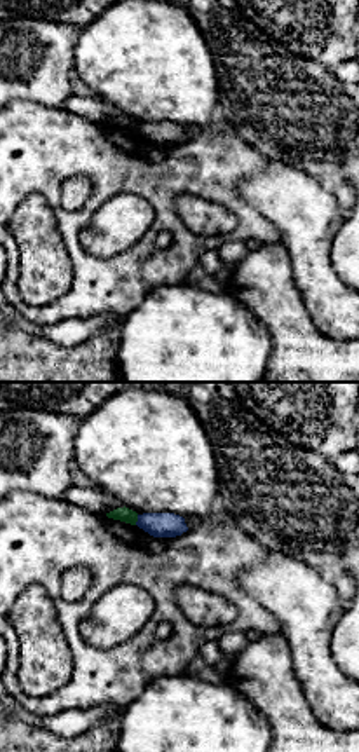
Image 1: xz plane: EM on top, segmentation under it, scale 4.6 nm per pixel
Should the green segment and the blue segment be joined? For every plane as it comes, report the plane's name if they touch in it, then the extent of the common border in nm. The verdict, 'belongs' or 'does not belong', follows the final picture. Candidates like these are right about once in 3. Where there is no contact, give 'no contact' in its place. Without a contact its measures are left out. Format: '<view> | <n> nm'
xz | 50 nm

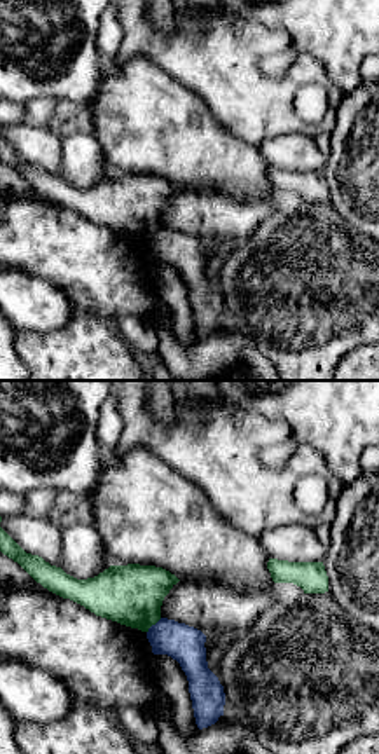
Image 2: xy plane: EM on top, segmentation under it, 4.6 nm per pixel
xy | 100 nm

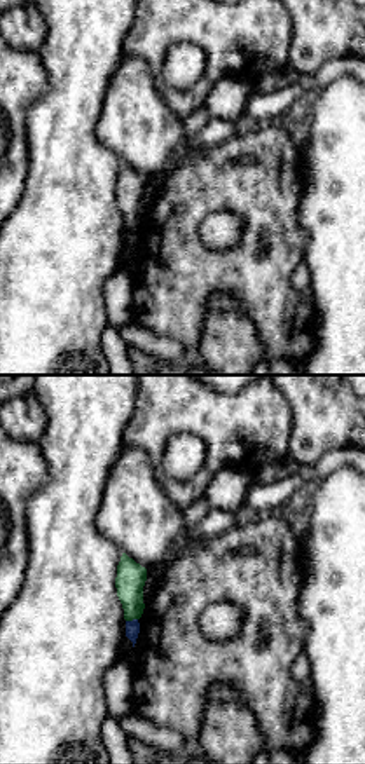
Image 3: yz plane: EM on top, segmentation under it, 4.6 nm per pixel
yz | 60 nm

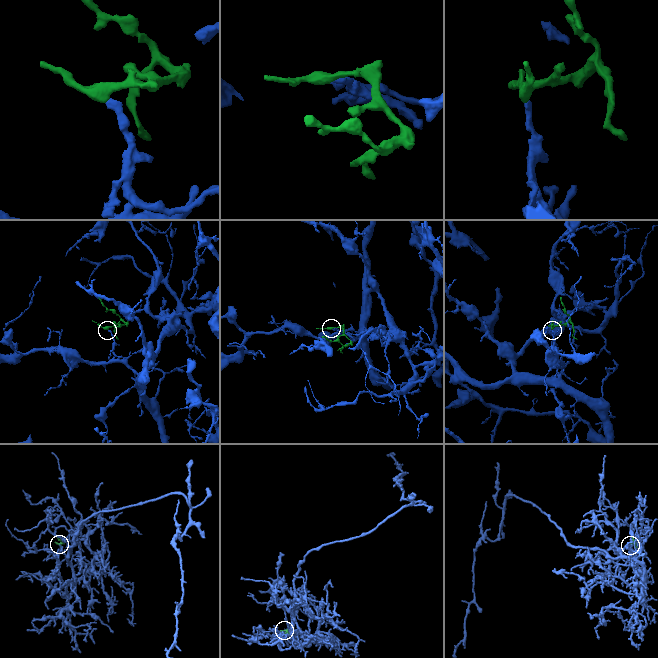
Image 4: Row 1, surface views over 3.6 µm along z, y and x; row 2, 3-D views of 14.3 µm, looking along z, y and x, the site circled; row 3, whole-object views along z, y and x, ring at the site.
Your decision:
does not belong

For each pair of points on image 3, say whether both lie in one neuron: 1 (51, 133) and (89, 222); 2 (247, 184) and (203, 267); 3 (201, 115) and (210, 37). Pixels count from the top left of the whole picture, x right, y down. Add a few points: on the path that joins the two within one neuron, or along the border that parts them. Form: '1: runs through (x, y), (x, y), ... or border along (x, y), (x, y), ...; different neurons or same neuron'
1: runs through (63, 156), (70, 171), (70, 199); same neuron
2: runs through (250, 210), (250, 241), (229, 262); same neuron
3: border along (203, 105), (184, 119); different neurons

